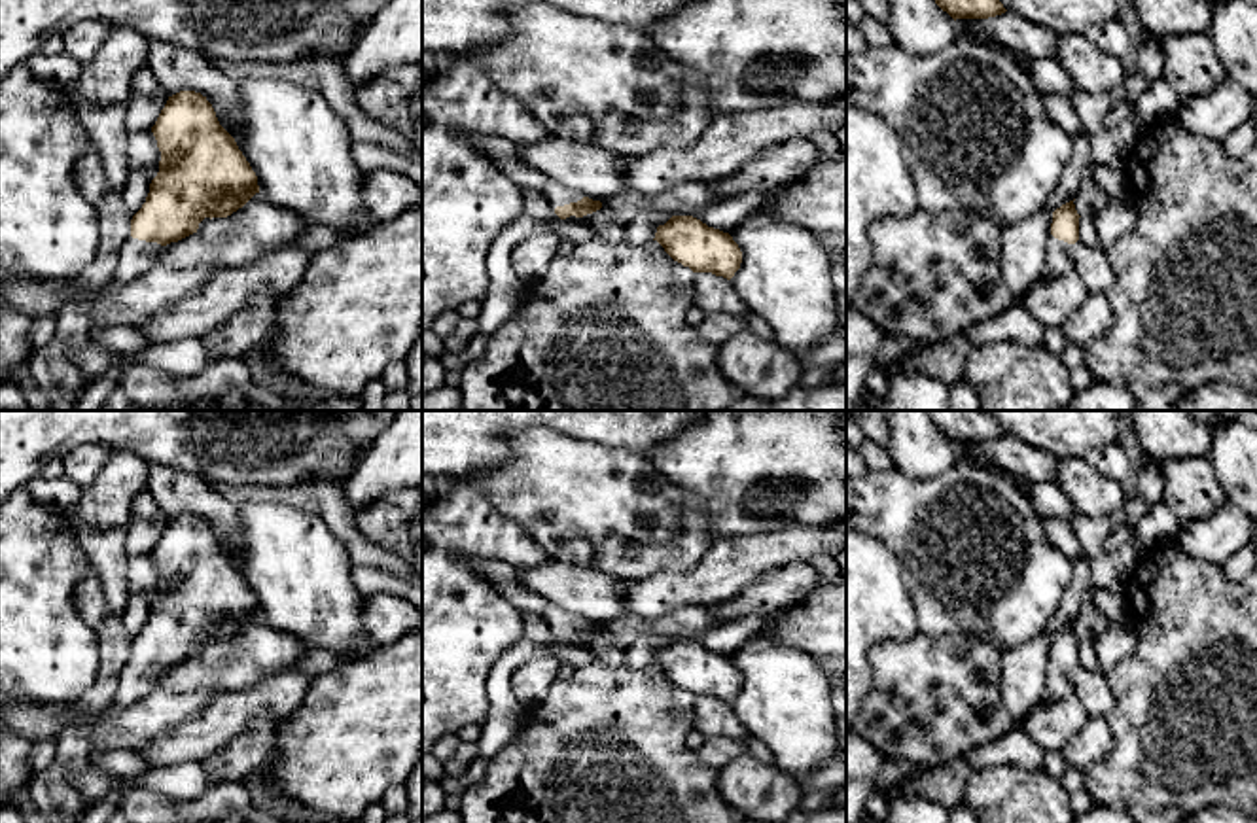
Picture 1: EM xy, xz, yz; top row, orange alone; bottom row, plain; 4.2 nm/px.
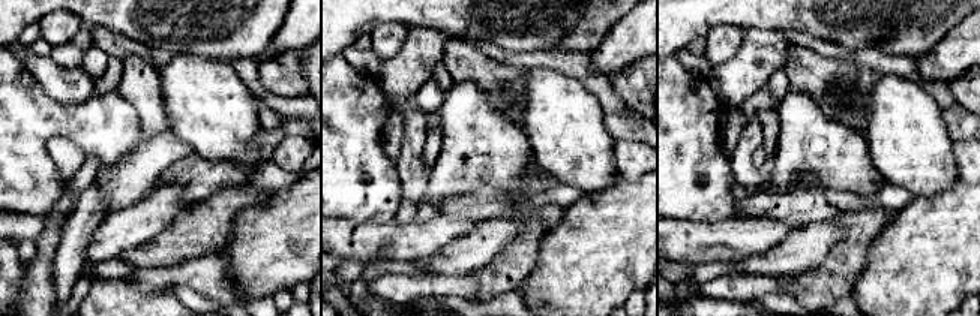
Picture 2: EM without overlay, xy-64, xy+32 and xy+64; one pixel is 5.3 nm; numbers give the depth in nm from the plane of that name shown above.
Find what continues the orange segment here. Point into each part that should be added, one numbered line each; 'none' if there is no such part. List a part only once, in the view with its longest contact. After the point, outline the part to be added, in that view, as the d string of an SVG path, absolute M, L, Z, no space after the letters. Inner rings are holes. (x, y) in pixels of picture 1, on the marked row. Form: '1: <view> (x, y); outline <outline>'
1: xy (137, 256); outline M131 236L119 250L117 269L110 280L123 286L142 276L157 263L161 248L163 246L157 242L146 242Z

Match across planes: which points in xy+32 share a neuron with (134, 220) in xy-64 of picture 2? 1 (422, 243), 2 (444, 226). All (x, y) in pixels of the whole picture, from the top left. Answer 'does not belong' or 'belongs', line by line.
1: belongs
2: belongs

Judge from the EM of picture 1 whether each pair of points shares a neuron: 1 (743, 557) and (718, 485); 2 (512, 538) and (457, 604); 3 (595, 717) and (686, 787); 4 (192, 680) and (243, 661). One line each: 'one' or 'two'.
1: two
2: one
3: one
4: one

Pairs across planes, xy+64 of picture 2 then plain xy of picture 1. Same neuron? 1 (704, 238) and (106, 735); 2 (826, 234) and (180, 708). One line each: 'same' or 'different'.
1: same
2: different

